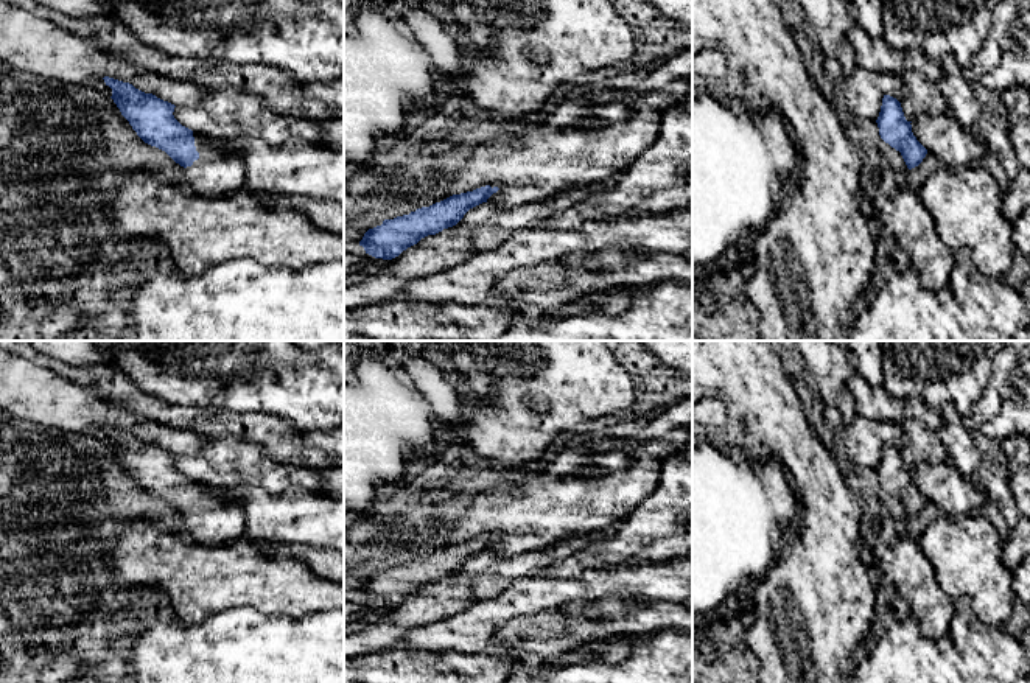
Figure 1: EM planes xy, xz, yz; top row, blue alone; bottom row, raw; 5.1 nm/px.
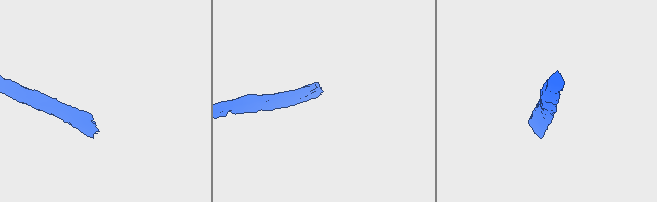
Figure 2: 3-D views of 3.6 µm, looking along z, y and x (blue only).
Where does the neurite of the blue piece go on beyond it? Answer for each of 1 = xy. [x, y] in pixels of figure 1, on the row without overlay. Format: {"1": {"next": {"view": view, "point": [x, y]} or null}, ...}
{"1": {"next": {"view": "xy", "point": [217, 521]}}}

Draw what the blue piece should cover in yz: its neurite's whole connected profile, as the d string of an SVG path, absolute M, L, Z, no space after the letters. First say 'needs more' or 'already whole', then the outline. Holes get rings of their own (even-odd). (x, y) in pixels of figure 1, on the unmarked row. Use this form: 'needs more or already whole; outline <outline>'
already whole; outline M884 443L879 465L876 468L881 487L901 501L909 518L918 515L927 498L912 481L912 470L907 470L901 451Z

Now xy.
needs more; outline M109 425L103 428L137 484L185 517L190 540L205 546L222 546L244 538L244 512L240 504L229 503L221 489L182 475L173 464L174 453L129 431Z

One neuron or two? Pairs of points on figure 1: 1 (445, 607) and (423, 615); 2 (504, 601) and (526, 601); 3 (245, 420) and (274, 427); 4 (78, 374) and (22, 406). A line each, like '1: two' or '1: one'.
1: one
2: one
3: one
4: two

